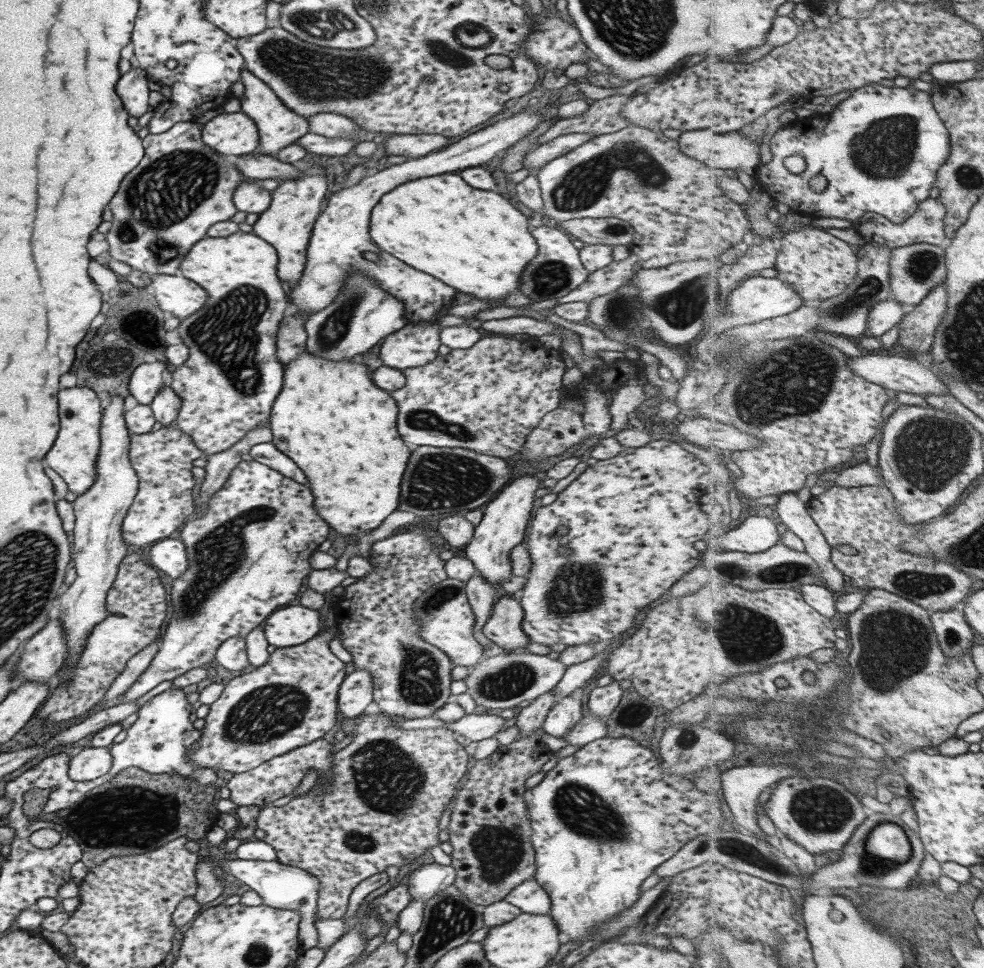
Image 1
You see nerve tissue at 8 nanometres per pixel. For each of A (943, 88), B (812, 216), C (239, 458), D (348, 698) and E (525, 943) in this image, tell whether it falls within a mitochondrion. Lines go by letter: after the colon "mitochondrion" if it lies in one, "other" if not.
A: other
B: other
C: other
D: other
E: other

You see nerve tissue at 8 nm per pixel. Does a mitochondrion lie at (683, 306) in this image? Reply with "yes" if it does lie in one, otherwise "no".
yes

